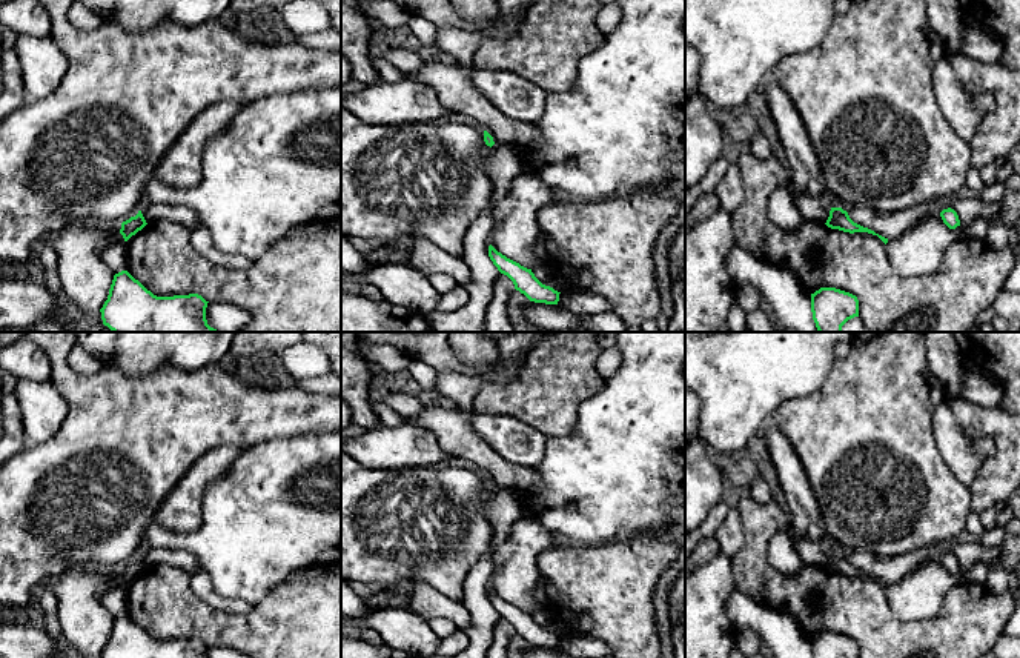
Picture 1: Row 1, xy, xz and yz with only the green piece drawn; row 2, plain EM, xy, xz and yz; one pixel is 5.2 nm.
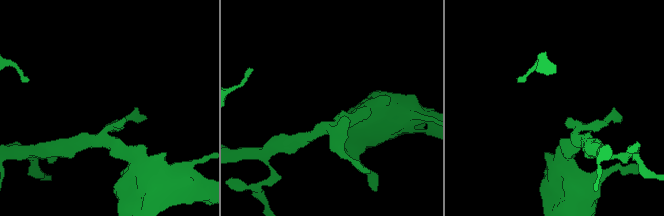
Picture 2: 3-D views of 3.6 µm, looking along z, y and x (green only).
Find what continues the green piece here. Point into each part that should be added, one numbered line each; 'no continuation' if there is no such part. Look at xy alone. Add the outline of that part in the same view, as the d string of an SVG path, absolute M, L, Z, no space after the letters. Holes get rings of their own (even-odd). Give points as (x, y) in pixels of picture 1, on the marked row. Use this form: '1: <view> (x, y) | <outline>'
no continuation

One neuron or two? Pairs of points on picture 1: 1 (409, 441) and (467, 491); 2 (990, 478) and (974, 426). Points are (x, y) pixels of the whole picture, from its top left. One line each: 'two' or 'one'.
1: two
2: one

